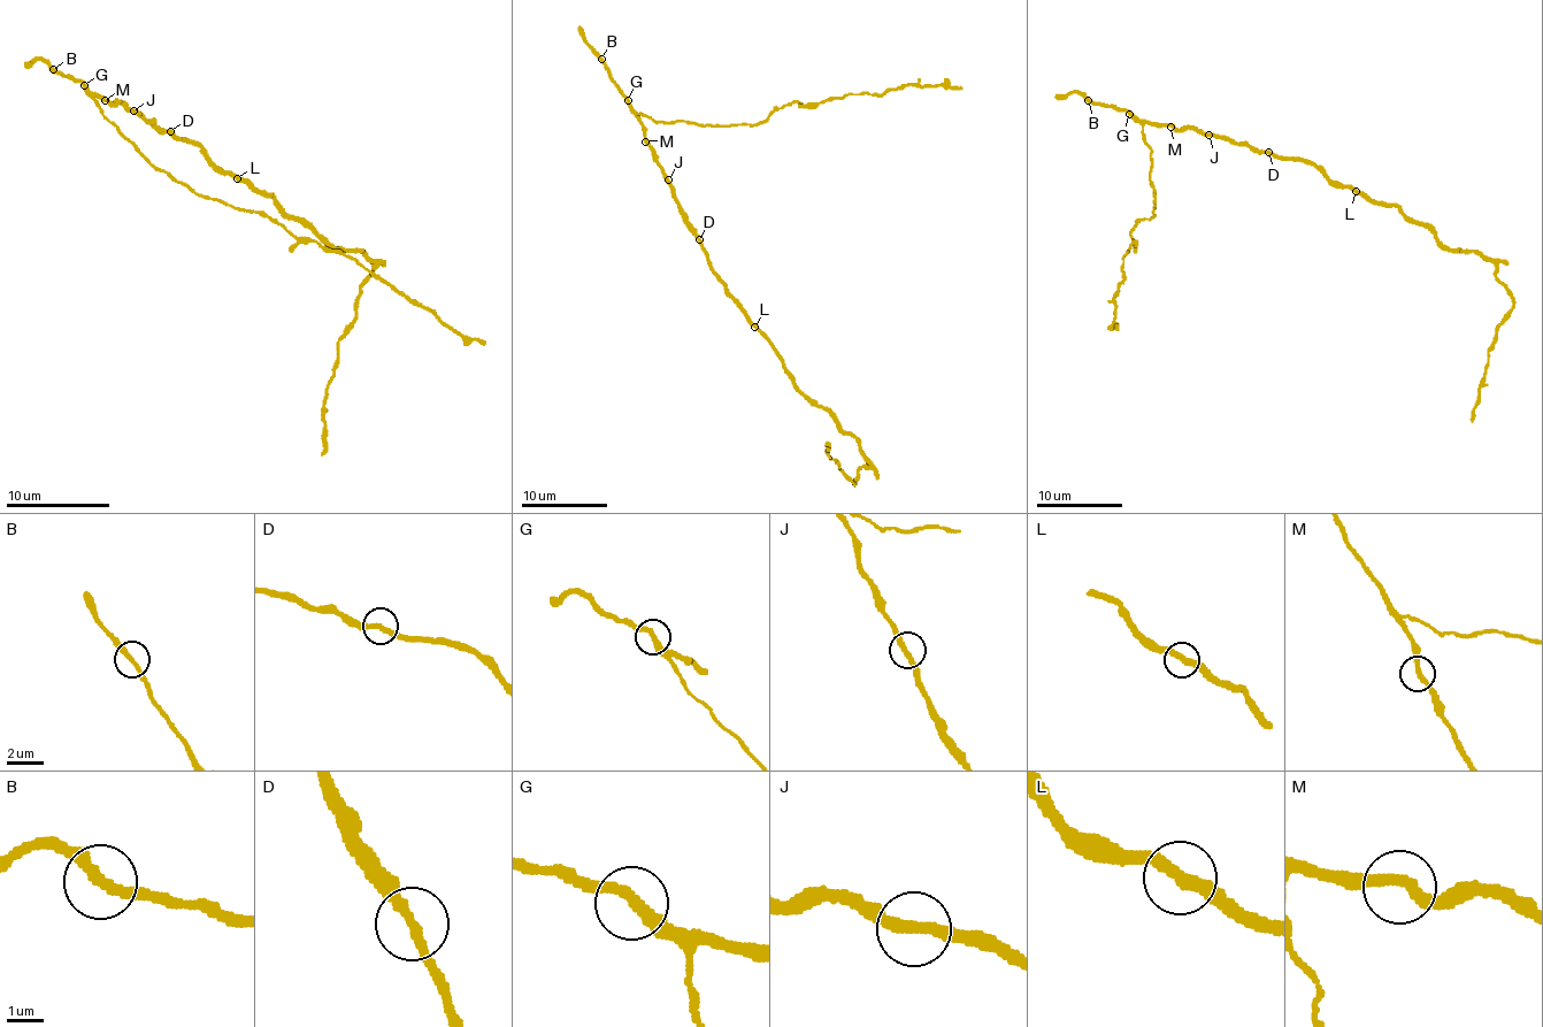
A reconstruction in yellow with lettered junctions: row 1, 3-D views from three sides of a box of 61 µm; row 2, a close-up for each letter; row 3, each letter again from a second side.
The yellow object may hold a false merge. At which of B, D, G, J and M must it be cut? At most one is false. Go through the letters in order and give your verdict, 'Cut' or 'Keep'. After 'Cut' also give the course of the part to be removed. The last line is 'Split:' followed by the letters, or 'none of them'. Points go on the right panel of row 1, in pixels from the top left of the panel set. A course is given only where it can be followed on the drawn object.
B: Keep
D: Keep
G: Keep
J: Keep
M: Keep
Split: none of them

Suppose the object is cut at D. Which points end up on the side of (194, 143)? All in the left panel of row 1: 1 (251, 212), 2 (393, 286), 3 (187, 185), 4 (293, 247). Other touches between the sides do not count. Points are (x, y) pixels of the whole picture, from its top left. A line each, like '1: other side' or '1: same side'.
1: other side
2: other side
3: other side
4: other side

